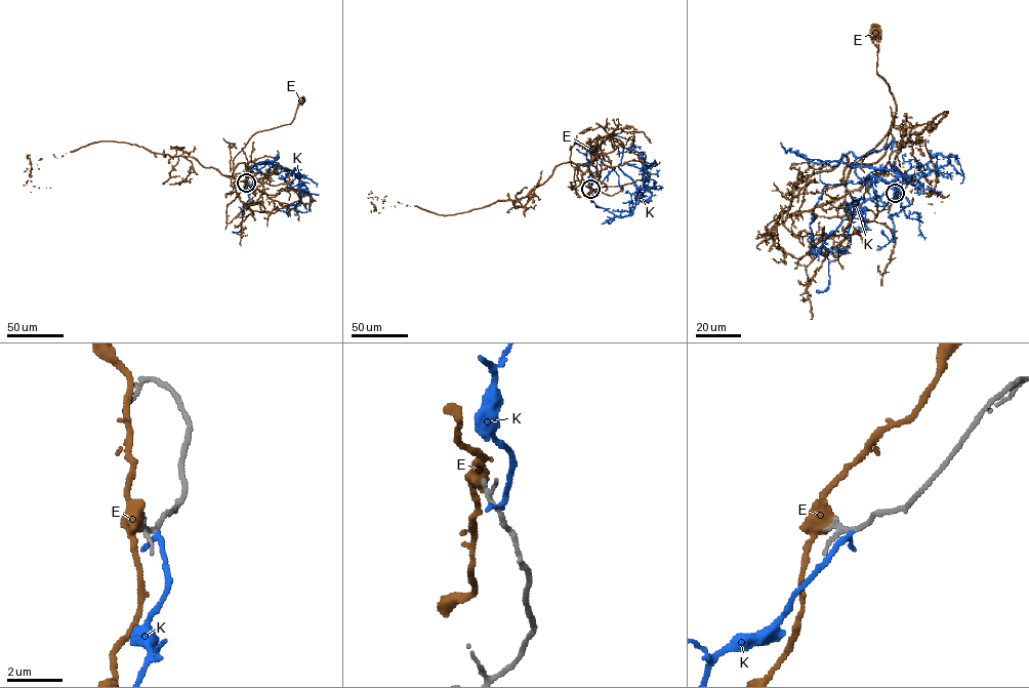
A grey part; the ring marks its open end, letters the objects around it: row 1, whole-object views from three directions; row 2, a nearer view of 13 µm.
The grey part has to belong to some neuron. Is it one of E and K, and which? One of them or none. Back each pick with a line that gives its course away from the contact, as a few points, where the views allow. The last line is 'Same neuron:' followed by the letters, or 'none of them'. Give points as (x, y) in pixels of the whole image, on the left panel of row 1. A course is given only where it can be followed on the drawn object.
Same neuron: none of them

